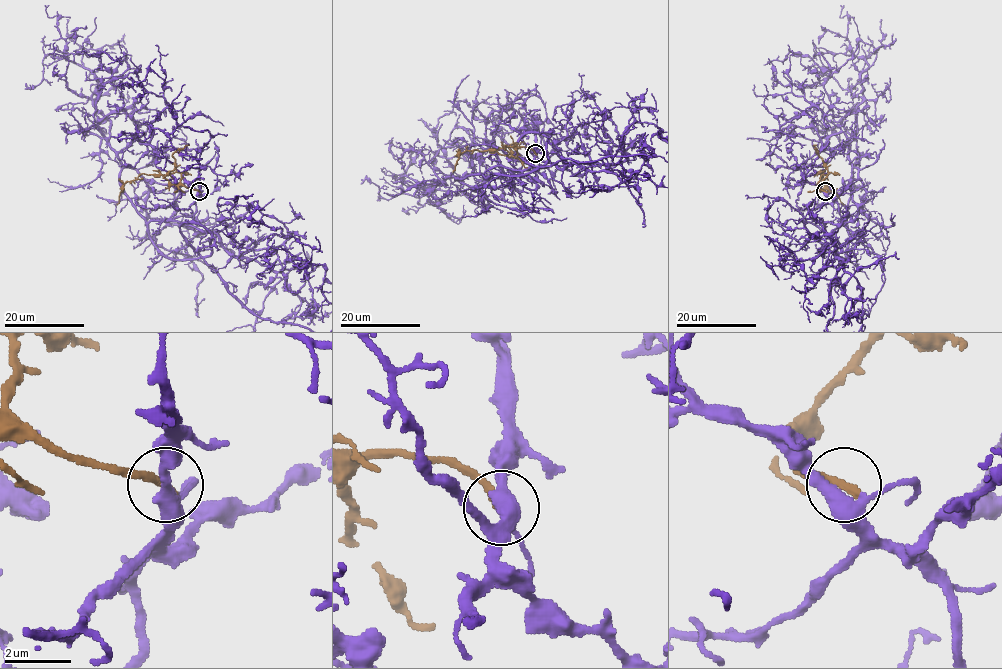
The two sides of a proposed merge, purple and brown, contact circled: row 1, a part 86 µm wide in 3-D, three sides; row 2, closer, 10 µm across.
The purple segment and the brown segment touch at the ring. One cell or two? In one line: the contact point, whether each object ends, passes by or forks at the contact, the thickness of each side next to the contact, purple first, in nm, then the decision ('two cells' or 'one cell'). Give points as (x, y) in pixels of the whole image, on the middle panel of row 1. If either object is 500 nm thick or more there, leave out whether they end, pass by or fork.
place (535, 153); purple forks; brown ends; calibres 360 and 300 nm; one cell

